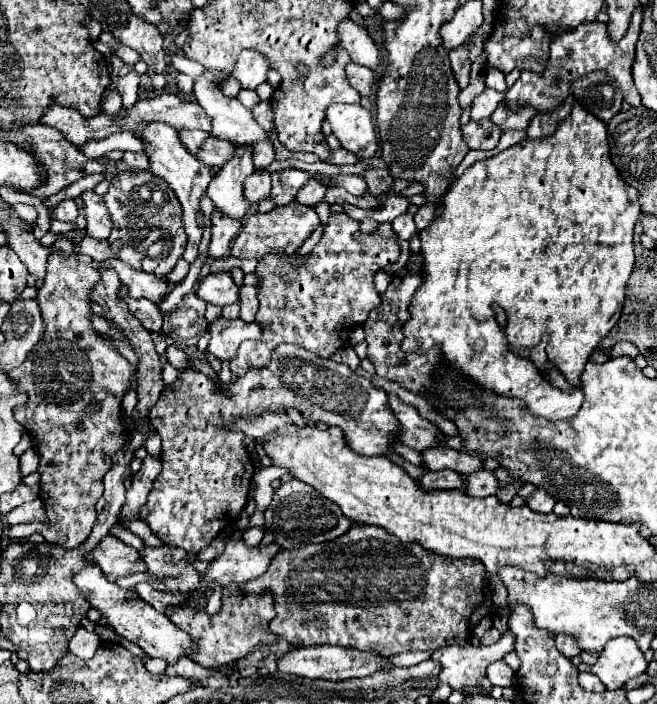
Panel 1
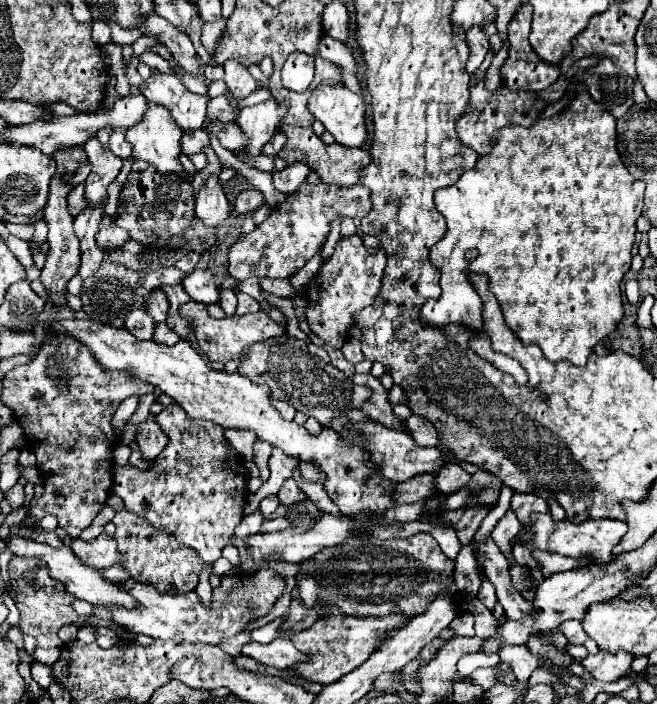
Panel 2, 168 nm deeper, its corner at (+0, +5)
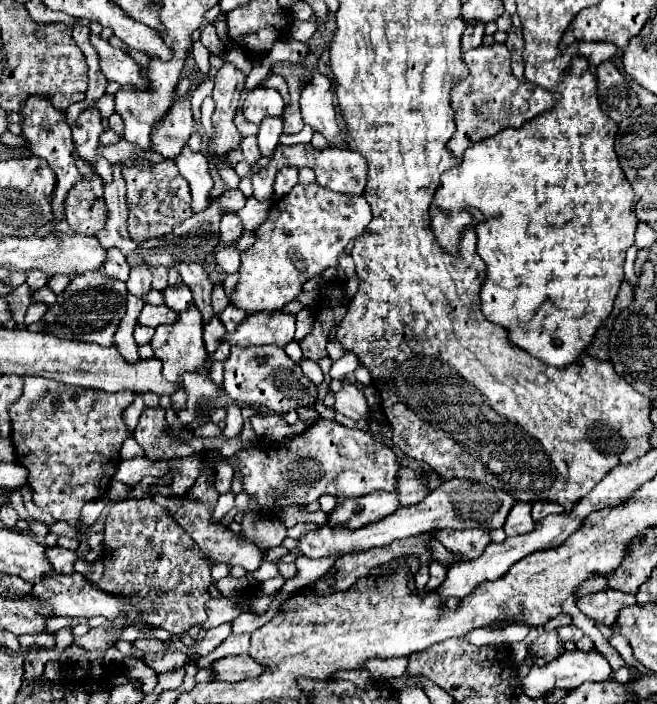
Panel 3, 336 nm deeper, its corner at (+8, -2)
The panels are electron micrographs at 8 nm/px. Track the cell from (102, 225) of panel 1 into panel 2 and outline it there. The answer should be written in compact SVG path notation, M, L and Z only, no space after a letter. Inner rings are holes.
M100 227L100 231L96 233L96 241L100 249L108 251L114 247L122 247L128 241L128 233L120 227Z

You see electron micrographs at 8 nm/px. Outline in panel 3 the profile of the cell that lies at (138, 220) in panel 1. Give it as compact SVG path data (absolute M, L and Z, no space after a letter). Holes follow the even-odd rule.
M164 160L160 164L152 164L146 168L124 168L122 176L126 180L126 202L128 202L128 232L136 242L144 242L148 238L160 238L170 234L176 226L180 226L192 212L192 196L188 182L180 176L174 160Z

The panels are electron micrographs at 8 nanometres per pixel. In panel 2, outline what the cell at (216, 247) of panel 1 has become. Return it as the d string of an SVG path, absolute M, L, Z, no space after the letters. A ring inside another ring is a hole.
M210 177L196 193L196 217L208 227L218 227L230 217L230 203L224 195L224 189L220 185L216 187L216 183L218 177Z

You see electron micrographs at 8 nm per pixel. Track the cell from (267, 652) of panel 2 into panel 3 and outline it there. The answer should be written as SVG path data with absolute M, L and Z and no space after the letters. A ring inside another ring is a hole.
M240 654L240 656L226 656L222 660L212 662L210 670L214 680L240 682L260 676L260 672L264 672L264 666L256 664L256 660L252 660L248 654Z

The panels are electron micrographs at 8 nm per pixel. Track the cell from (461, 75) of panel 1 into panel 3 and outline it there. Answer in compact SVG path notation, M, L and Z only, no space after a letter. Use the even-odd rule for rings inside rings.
M464 20L464 24L466 24L466 30L464 30L464 36L462 36L462 52L480 46L482 44L482 38L484 38L484 24L478 22L478 24L472 26L466 20Z

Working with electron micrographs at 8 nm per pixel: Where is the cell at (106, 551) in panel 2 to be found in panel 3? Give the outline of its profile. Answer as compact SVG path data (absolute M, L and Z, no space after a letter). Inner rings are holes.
M52 546L52 548L46 548L44 554L56 572L74 572L76 552L60 548L60 546Z

